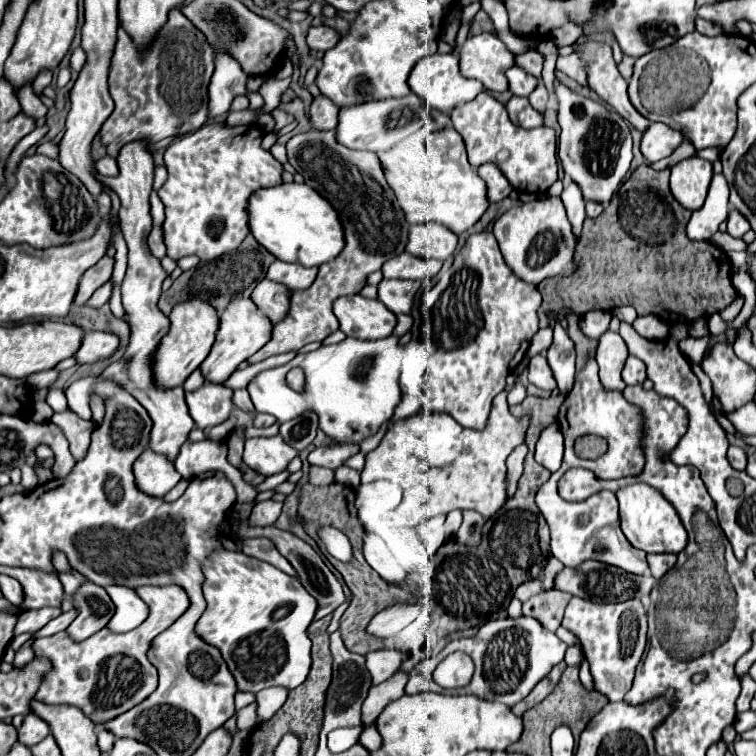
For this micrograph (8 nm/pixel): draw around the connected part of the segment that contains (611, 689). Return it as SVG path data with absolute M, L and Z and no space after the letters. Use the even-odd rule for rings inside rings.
M571 598L565 608L563 626L569 628L583 644L591 666L593 686L609 702L619 702L629 692L635 668L647 644L647 616L641 600L631 598L619 604L591 604L583 598Z

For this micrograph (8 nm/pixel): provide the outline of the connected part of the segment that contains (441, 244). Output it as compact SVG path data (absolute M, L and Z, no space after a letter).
M427 222L409 228L407 252L413 256L445 260L455 252L455 248L457 248L457 236L443 224Z

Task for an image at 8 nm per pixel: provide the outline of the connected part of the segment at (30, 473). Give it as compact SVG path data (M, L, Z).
M21 466L21 472L23 472L23 476L21 476L21 486L23 486L23 488L29 488L29 490L33 490L33 488L37 486L35 470L33 470L31 466Z

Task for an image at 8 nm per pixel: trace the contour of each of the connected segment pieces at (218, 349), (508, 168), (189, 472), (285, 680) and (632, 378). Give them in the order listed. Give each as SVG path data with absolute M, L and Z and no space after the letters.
M251 298L231 300L229 306L225 308L225 314L221 314L221 324L217 330L215 344L209 356L205 358L205 362L201 364L201 370L207 382L221 384L225 378L229 378L241 362L245 362L255 350L263 348L271 340L271 332L273 332L273 322L255 306Z
M487 92L477 94L477 98L473 98L471 102L455 106L455 110L451 112L451 124L457 132L461 132L467 144L469 164L473 170L477 170L481 164L491 162L503 172L503 176L517 192L525 194L545 194L547 188L557 180L555 130L547 126L539 126L533 130L515 126L509 120L505 106Z
M185 442L175 460L175 470L183 478L195 478L197 474L207 470L221 470L237 486L237 502L251 502L257 496L255 488L241 478L241 472L227 462L225 442Z
M223 548L203 562L203 572L207 610L199 618L195 632L201 640L219 648L237 688L257 694L271 686L293 690L303 684L311 666L307 628L317 612L317 600L301 582L269 562Z
M629 356L625 362L625 368L623 368L623 382L633 386L633 384L643 384L645 378L647 378L647 368L645 368L643 360Z

